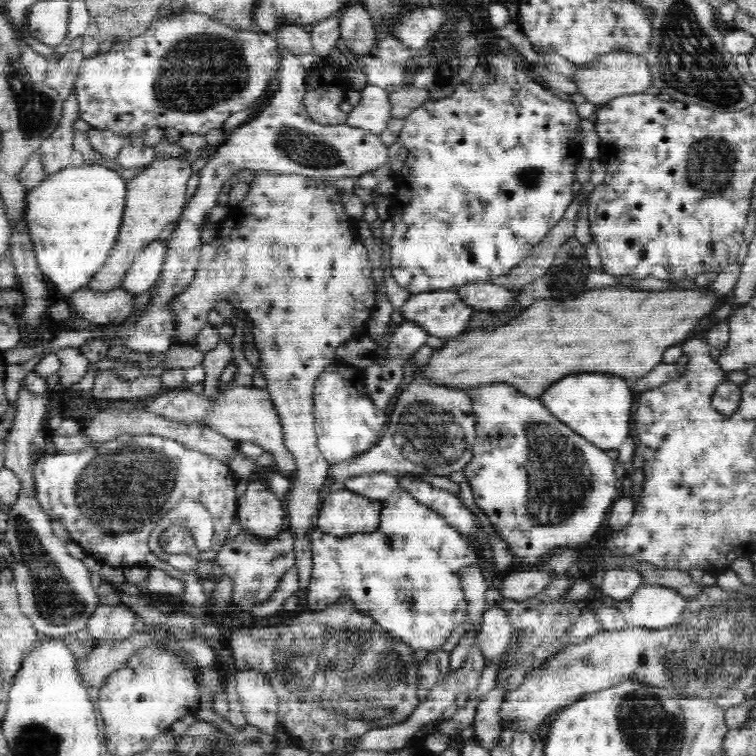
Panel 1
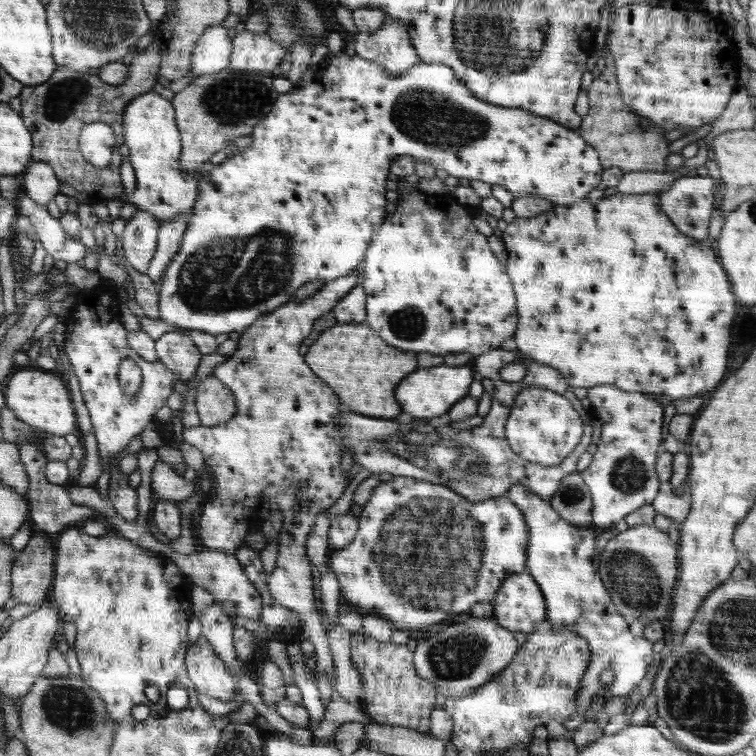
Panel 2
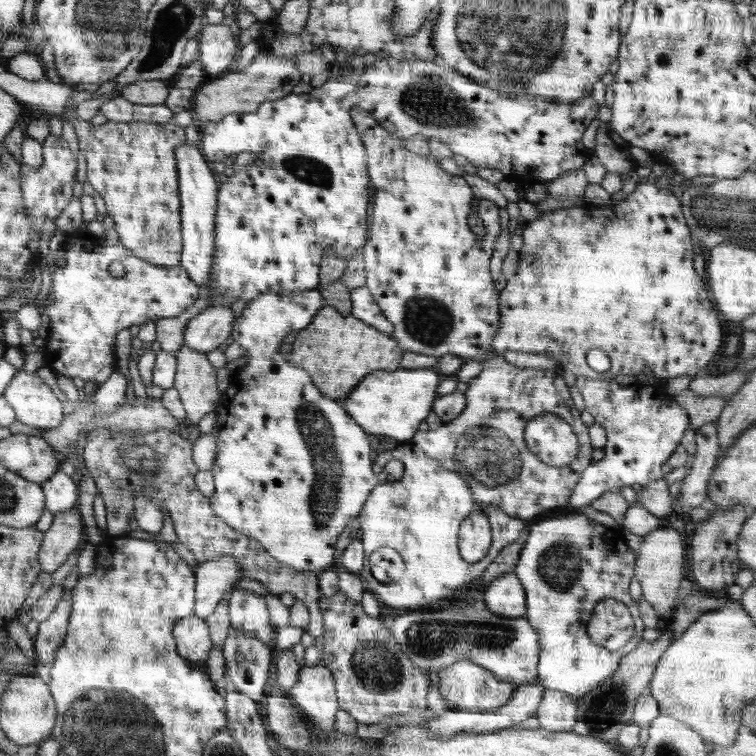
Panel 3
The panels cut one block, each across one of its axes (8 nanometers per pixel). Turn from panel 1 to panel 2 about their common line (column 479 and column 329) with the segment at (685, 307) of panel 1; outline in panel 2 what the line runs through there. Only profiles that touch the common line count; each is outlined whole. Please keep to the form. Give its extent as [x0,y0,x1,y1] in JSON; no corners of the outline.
[305,322,418,419]

